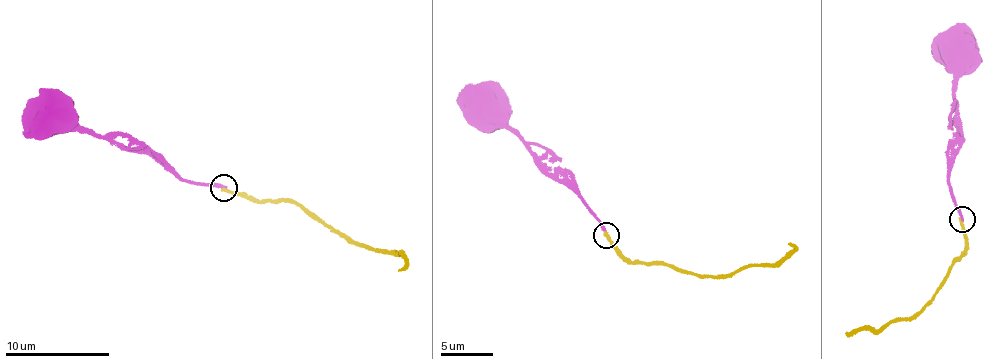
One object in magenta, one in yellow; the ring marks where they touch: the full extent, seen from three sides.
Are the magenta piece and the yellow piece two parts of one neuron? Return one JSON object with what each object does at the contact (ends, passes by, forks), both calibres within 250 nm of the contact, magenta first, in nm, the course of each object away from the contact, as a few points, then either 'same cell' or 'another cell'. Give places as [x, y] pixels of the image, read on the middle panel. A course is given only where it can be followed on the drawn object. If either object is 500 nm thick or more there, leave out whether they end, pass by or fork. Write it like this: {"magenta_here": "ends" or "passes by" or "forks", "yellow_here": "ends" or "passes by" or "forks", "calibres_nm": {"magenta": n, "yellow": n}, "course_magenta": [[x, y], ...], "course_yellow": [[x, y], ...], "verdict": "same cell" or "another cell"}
{"magenta_here": "ends", "yellow_here": "ends", "calibres_nm": {"magenta": 240, "yellow": 240}, "course_magenta": [[605, 235], [578, 194], [546, 176], [514, 131], [481, 122], [476, 115], [482, 110]], "course_yellow": [[607, 236], [631, 261], [675, 266], [715, 278], [739, 273], [750, 265], [772, 267], [792, 249], [787, 244]], "verdict": "another cell"}

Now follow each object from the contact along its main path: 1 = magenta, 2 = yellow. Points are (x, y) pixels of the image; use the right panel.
1: (963, 219), (949, 178), (963, 139), (954, 88), (966, 65), (966, 54), (960, 54)
2: (962, 220), (964, 252), (924, 308), (903, 321), (892, 320), (881, 332), (856, 330), (847, 334)

